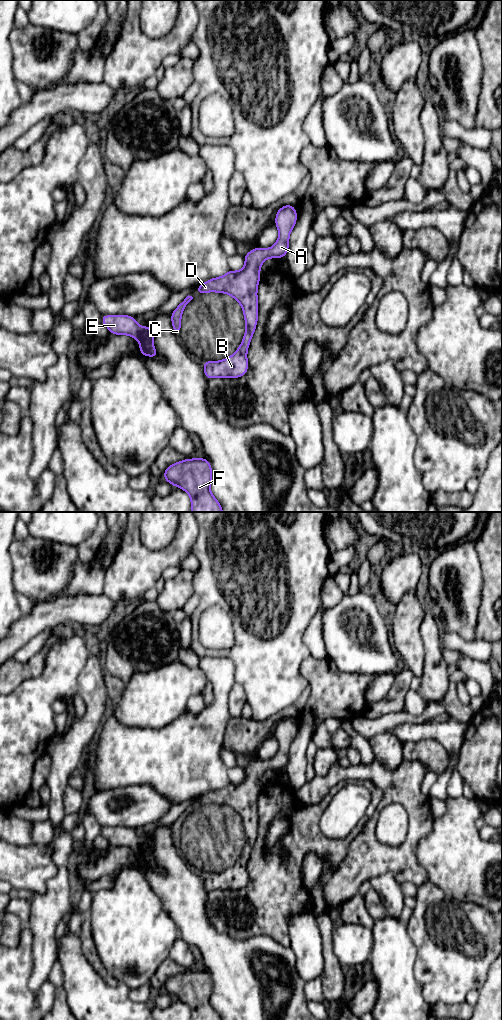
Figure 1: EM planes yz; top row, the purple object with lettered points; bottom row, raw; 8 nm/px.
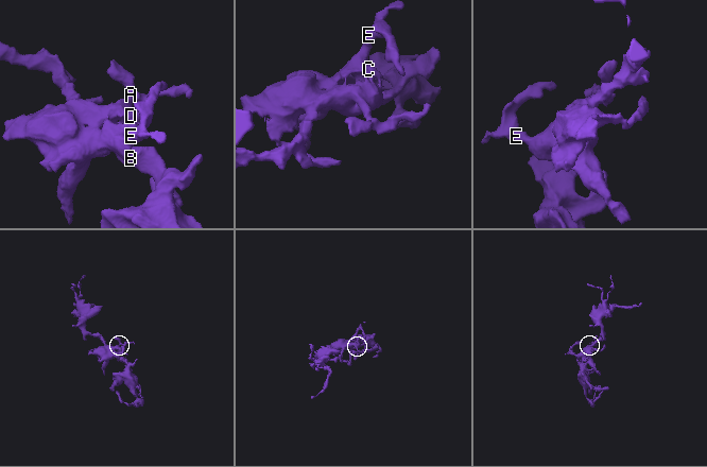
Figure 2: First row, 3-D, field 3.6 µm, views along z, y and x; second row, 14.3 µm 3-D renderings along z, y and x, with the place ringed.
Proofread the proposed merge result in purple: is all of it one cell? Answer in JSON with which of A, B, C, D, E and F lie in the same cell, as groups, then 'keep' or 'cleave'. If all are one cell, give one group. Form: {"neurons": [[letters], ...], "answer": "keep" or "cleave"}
{"neurons": [["A", "B", "C", "D", "E", "F"]], "answer": "keep"}

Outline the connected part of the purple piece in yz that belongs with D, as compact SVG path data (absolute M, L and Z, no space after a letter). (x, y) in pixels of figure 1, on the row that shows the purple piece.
M287 204L276 212L275 225L279 231L277 242L271 248L256 247L245 256L245 266L240 271L229 270L225 275L202 283L195 293L226 293L236 299L242 307L246 331L236 352L221 361L205 361L204 376L212 379L238 378L247 373L247 351L258 320L258 283L261 279L260 267L265 260L285 257L289 249L289 236L296 224L295 207Z

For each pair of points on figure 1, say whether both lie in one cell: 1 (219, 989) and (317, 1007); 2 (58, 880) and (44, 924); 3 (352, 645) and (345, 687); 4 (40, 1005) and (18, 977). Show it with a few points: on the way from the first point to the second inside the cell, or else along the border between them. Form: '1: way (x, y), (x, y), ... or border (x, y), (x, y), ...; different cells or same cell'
1: border (307, 1001), (309, 1009); different cells
2: way (57, 891), (55, 902), (46, 913); same cell
3: border (329, 658), (342, 671), (371, 675); different cells
4: way (33, 1000), (18, 984); same cell

